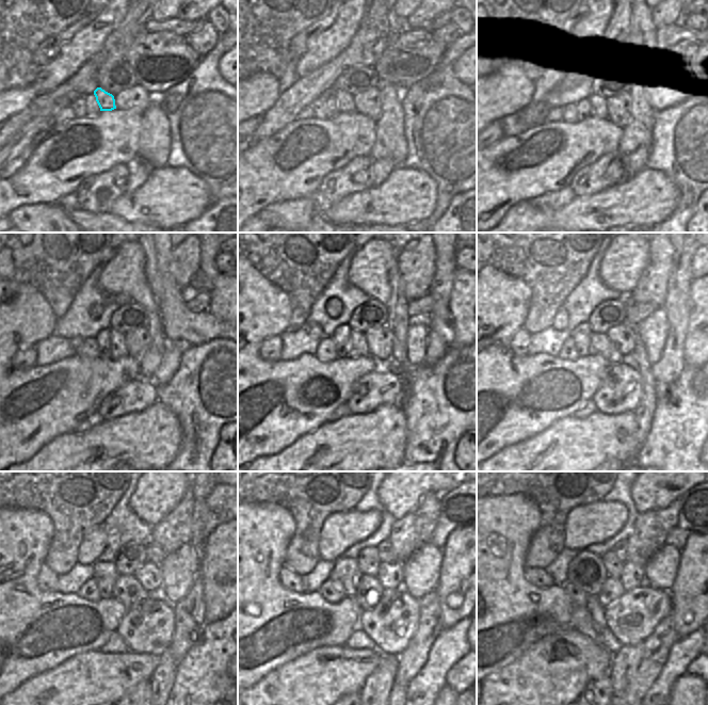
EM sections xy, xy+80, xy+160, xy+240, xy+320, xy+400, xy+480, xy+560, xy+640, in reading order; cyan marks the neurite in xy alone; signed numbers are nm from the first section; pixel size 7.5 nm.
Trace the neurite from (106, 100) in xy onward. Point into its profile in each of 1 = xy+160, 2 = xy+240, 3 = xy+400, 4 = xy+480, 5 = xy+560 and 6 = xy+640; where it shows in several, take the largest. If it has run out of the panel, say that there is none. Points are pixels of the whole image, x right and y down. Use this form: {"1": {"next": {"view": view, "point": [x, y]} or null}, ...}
{"1": {"next": {"view": "xy+160", "point": [591, 105]}}, "2": {"next": {"view": "xy+240", "point": [117, 347]}}, "3": {"next": {"view": "xy+400", "point": [600, 346]}}, "4": {"next": {"view": "xy+480", "point": [128, 590]}}, "5": {"next": {"view": "xy+560", "point": [369, 591]}}, "6": {"next": {"view": "xy+640", "point": [612, 589]}}}

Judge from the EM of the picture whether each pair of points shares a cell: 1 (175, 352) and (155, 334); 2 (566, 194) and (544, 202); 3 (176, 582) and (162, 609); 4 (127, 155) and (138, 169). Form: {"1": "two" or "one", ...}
{"1": "two", "2": "one", "3": "two", "4": "two"}

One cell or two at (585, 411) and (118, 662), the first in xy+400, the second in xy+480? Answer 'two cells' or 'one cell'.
two cells

